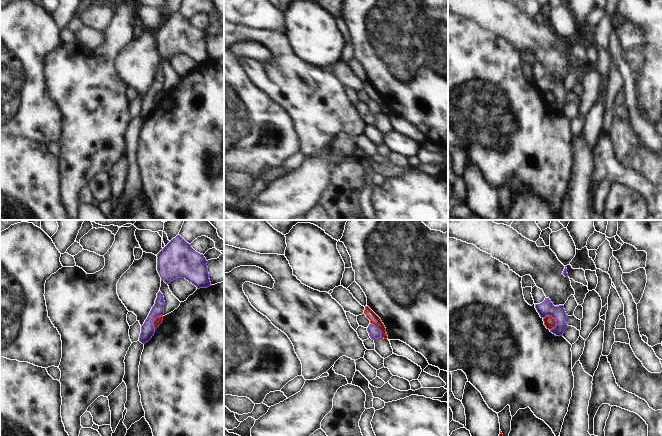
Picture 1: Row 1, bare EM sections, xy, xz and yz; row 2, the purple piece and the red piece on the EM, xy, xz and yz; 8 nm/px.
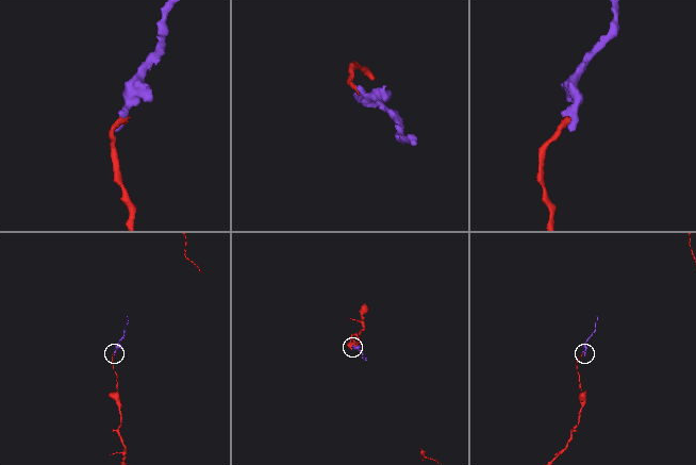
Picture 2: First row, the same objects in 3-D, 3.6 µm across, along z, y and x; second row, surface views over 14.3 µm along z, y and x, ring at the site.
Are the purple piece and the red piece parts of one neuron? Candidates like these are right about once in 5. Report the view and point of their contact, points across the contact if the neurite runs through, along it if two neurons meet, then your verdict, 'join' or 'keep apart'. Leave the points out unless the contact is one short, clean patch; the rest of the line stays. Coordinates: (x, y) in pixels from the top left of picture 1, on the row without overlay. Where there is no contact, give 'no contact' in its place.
meets purple in yz at (555, 96); border along yz (546, 91), (549, 91), (555, 97), (555, 101), (550, 106); keep apart

